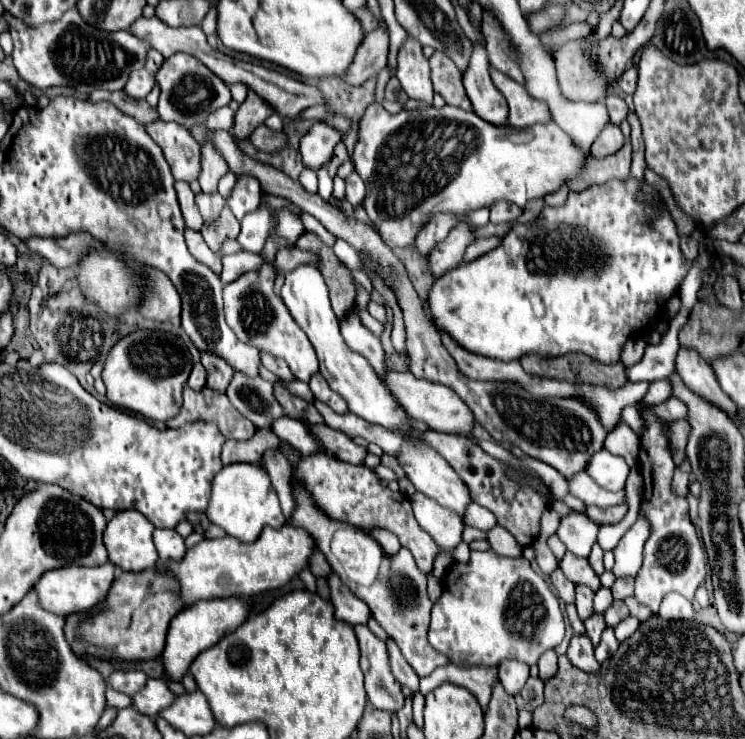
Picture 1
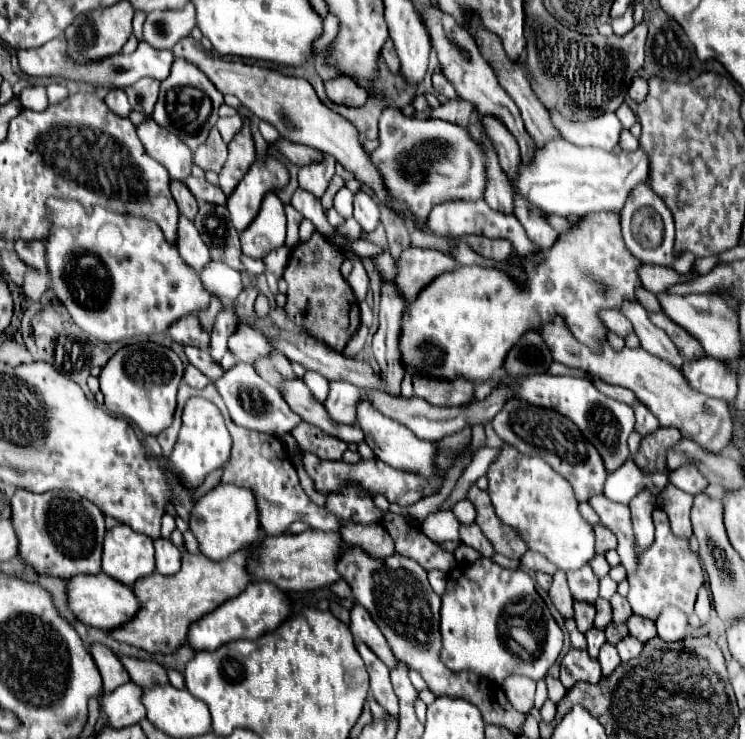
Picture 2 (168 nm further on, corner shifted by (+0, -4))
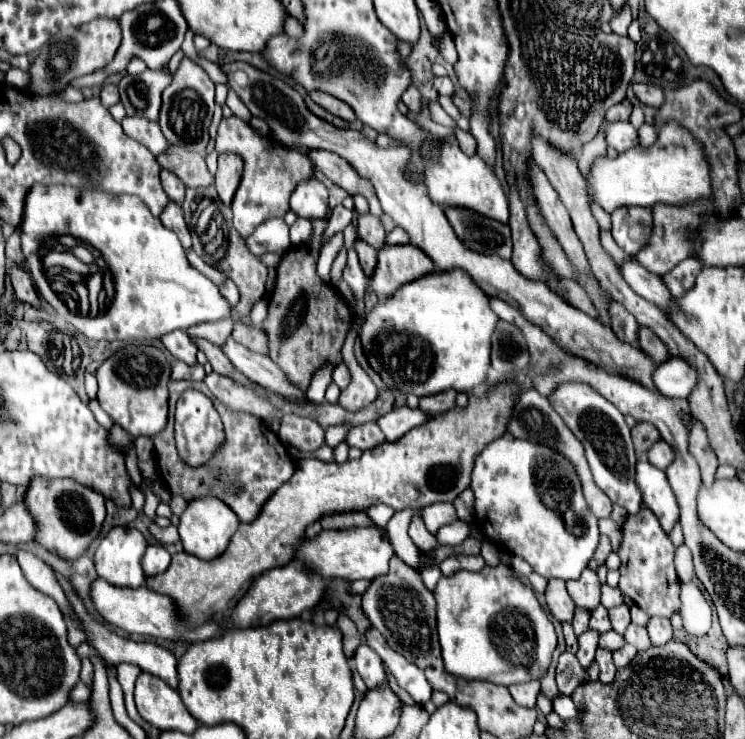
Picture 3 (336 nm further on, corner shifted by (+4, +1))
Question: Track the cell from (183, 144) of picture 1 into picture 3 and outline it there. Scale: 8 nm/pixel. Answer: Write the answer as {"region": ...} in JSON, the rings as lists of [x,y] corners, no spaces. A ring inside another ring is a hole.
{"region":[[[125,116],[121,120],[121,126],[133,140],[147,146],[155,156],[163,154],[169,146],[169,142],[165,140],[157,122],[151,122],[147,118],[129,118],[129,116]]]}

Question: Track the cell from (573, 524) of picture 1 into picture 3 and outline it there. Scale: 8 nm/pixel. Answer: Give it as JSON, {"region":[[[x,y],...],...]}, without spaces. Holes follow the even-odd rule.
{"region":[[[507,432],[505,436],[487,444],[483,452],[479,452],[469,488],[475,496],[475,524],[479,532],[485,534],[493,544],[501,544],[507,552],[523,558],[533,568],[533,572],[541,574],[543,578],[559,578],[565,582],[575,580],[595,554],[599,544],[597,516],[591,514],[591,508],[583,498],[575,466],[571,466],[563,454],[541,444],[513,438]]]}

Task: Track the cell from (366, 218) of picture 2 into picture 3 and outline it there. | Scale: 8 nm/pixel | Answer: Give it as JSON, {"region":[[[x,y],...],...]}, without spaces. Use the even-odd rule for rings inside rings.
{"region":[[[371,214],[359,216],[359,228],[357,228],[357,232],[359,232],[359,238],[363,238],[367,244],[375,246],[377,250],[385,248],[385,236],[387,236],[387,232],[385,232],[385,228],[383,228],[383,224],[381,224],[379,218],[375,218]]]}

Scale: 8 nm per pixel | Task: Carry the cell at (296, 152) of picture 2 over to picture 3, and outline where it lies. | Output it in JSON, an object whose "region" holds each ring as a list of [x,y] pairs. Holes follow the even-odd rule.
{"region":[[[309,150],[309,158],[313,160],[315,168],[319,168],[333,184],[347,190],[349,196],[363,194],[369,202],[371,214],[381,216],[381,206],[379,206],[379,200],[375,196],[375,190],[373,190],[371,182],[361,178],[357,174],[357,170],[351,164],[347,164],[347,160],[339,158],[337,154],[331,154],[327,150]]]}

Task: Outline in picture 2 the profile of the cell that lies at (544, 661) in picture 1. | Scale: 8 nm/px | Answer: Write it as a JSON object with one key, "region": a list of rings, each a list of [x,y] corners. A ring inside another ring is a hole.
{"region":[[[545,675],[545,683],[547,683],[547,691],[549,691],[549,699],[553,701],[553,703],[557,703],[563,695],[565,695],[565,687],[563,687],[563,683],[559,681],[559,679],[555,679],[555,677],[551,677],[551,675]]]}

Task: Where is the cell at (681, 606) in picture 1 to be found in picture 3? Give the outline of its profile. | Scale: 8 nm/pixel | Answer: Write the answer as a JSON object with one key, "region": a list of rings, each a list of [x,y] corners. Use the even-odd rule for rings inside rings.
{"region":[[[653,616],[647,624],[647,632],[649,632],[649,638],[651,638],[653,646],[663,646],[669,640],[673,640],[673,628],[669,624],[669,618]]]}

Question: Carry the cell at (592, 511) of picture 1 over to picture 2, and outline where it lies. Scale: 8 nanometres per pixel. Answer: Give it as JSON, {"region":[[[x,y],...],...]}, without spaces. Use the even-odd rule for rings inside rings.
{"region":[[[595,525],[595,537],[597,537],[597,553],[605,553],[609,549],[617,547],[617,537],[611,529],[607,529],[605,525]]]}

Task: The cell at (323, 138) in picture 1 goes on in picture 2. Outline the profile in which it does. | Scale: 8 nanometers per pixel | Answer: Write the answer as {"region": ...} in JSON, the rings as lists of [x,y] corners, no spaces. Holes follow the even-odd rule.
{"region":[[[323,155],[321,161],[309,163],[309,167],[299,169],[299,187],[321,197],[335,173],[335,161],[331,155]]]}

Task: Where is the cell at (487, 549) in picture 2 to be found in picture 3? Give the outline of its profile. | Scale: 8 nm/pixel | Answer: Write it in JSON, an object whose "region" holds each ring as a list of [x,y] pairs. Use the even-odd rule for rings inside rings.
{"region":[[[443,502],[443,504],[435,504],[435,506],[427,506],[421,510],[421,518],[425,522],[425,528],[437,536],[439,528],[441,526],[447,526],[447,524],[453,524],[457,520],[457,514],[455,514],[455,508],[451,502]]]}

